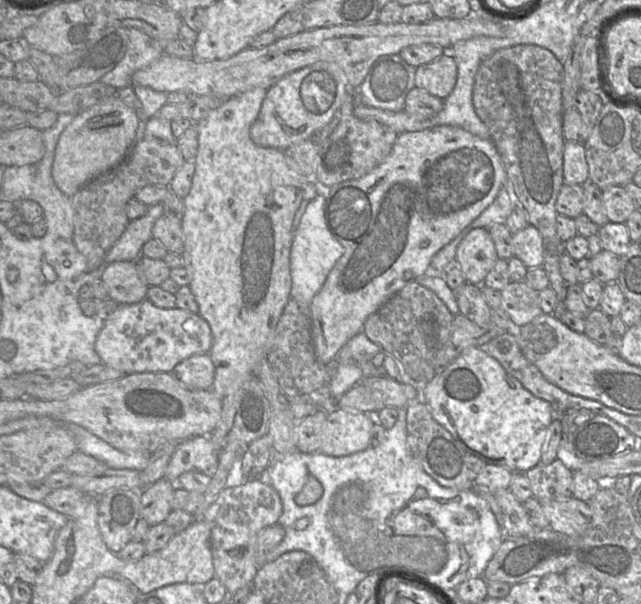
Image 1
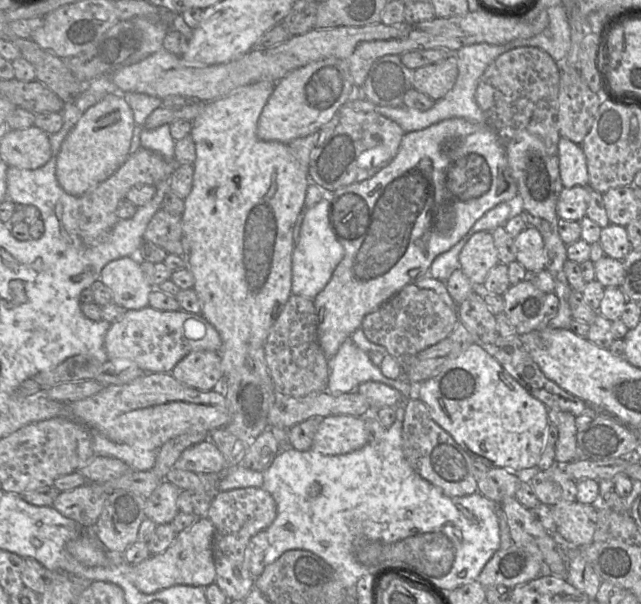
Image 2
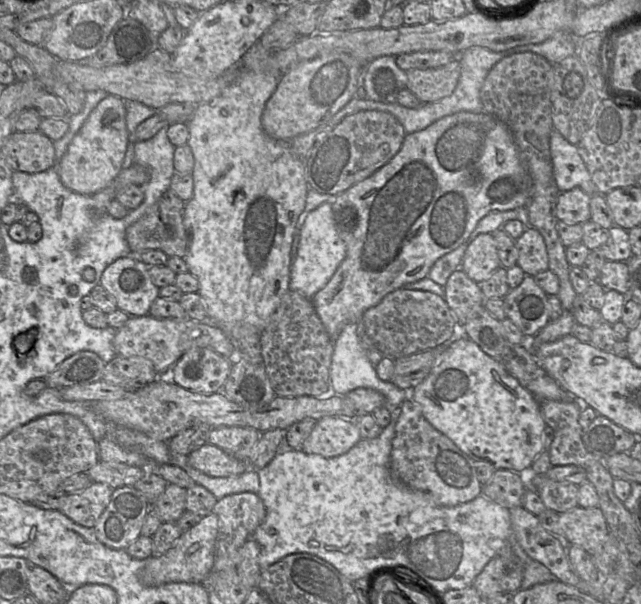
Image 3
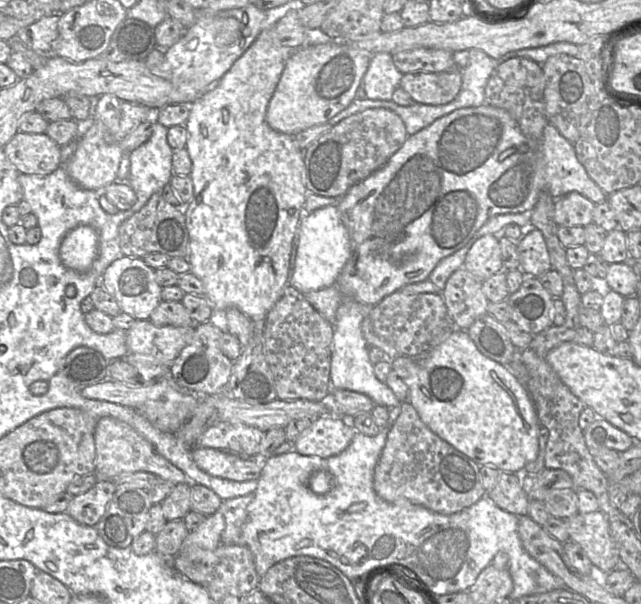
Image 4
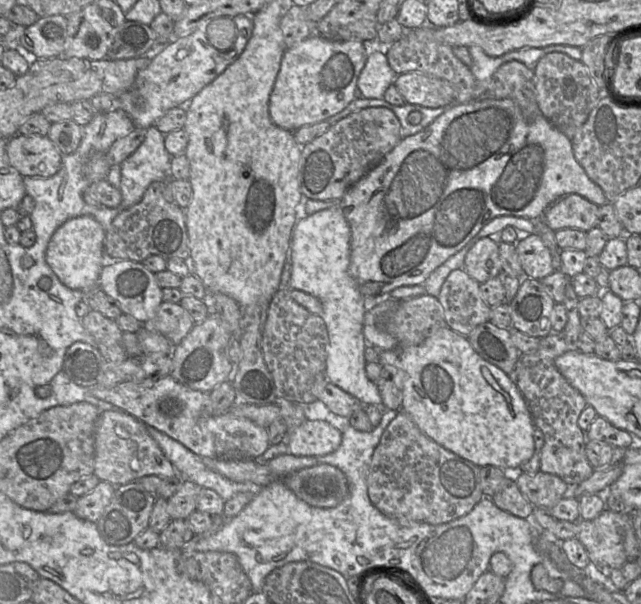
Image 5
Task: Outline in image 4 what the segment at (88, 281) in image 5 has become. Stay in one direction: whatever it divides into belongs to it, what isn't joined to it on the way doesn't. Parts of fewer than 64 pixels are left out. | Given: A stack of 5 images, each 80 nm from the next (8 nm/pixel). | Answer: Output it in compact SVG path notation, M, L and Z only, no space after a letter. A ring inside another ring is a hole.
M80 225L62 240L59 257L62 264L78 273L86 273L98 256L99 236L88 225Z

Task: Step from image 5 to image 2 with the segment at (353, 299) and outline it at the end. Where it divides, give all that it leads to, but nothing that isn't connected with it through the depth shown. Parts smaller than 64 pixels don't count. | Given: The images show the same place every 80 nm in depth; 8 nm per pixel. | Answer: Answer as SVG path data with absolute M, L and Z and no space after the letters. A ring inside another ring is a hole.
M322 199L312 207L306 208L291 259L291 294L293 295L314 299L327 285L334 269L344 256L344 248L330 225L329 206L330 201ZM348 338L329 359L327 391L331 394L348 393L366 381L377 381L394 387L402 393L404 400L413 397L414 388L409 381L384 376L380 368L371 361L369 353Z

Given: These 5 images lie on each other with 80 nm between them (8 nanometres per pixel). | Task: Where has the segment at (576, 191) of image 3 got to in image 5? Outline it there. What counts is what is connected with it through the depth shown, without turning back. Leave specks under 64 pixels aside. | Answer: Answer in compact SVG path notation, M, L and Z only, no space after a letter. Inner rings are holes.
M577 194L559 198L548 207L542 219L553 231L578 229L589 231L598 225L599 206Z

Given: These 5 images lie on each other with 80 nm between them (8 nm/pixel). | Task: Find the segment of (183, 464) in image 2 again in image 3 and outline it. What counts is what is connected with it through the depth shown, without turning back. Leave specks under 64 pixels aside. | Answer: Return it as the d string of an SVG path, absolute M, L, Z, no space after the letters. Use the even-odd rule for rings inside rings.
M207 442L189 453L187 462L193 468L212 477L239 475L251 468L247 460L238 460Z

